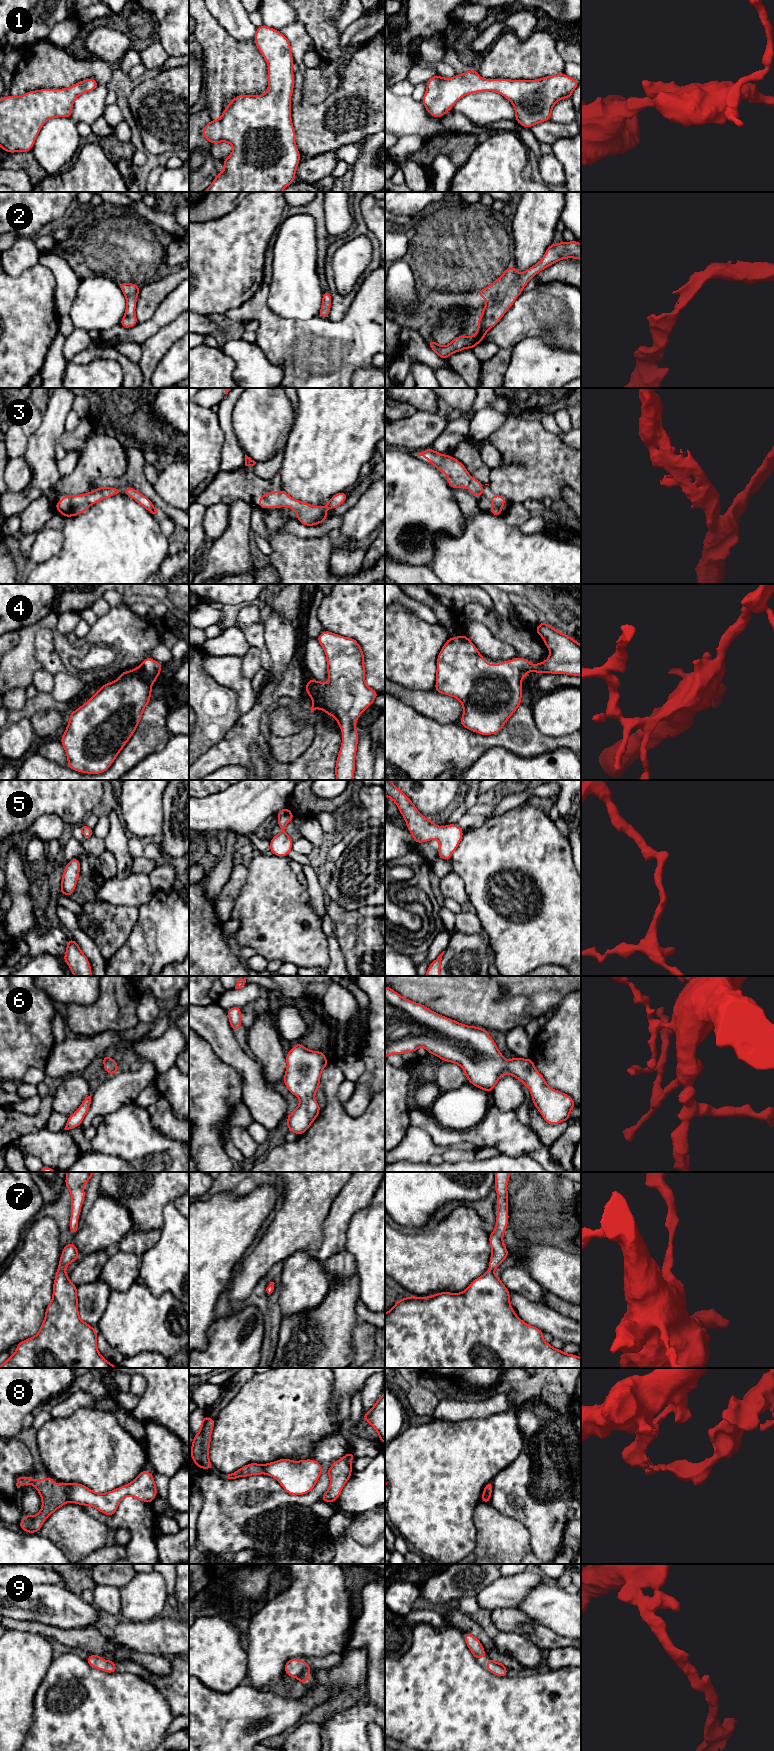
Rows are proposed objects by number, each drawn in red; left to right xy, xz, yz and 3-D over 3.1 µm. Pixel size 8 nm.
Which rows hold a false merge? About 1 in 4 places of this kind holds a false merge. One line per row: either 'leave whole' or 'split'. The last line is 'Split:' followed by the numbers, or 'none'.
1: leave whole
2: leave whole
3: leave whole
4: leave whole
5: leave whole
6: leave whole
7: leave whole
8: split
9: leave whole
Split: 8

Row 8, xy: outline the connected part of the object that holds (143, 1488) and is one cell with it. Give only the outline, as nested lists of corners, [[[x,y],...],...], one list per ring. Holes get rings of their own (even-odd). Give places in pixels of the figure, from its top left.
[[[142,1470],[132,1482],[106,1493],[96,1493],[80,1483],[69,1484],[67,1492],[70,1502],[94,1507],[109,1516],[116,1513],[119,1503],[126,1496],[151,1503],[157,1496],[157,1487],[152,1473]]]

